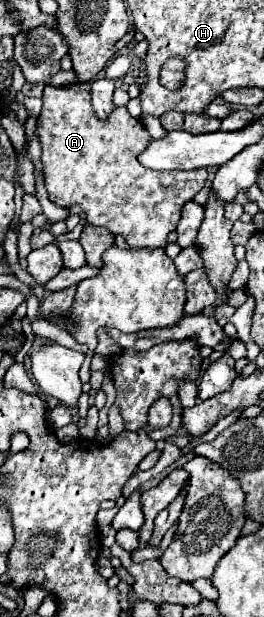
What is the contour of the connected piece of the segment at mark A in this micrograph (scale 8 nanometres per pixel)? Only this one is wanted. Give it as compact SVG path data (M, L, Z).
M91 82L45 86L39 122L39 138L43 146L41 162L49 200L63 208L79 204L85 210L89 224L109 228L109 232L123 236L131 248L165 248L169 232L177 228L183 204L187 200L193 200L207 182L205 168L189 172L155 172L141 166L137 160L137 152L145 150L149 132L145 130L141 120L129 116L127 110L115 110L109 120L99 120L91 106Z

